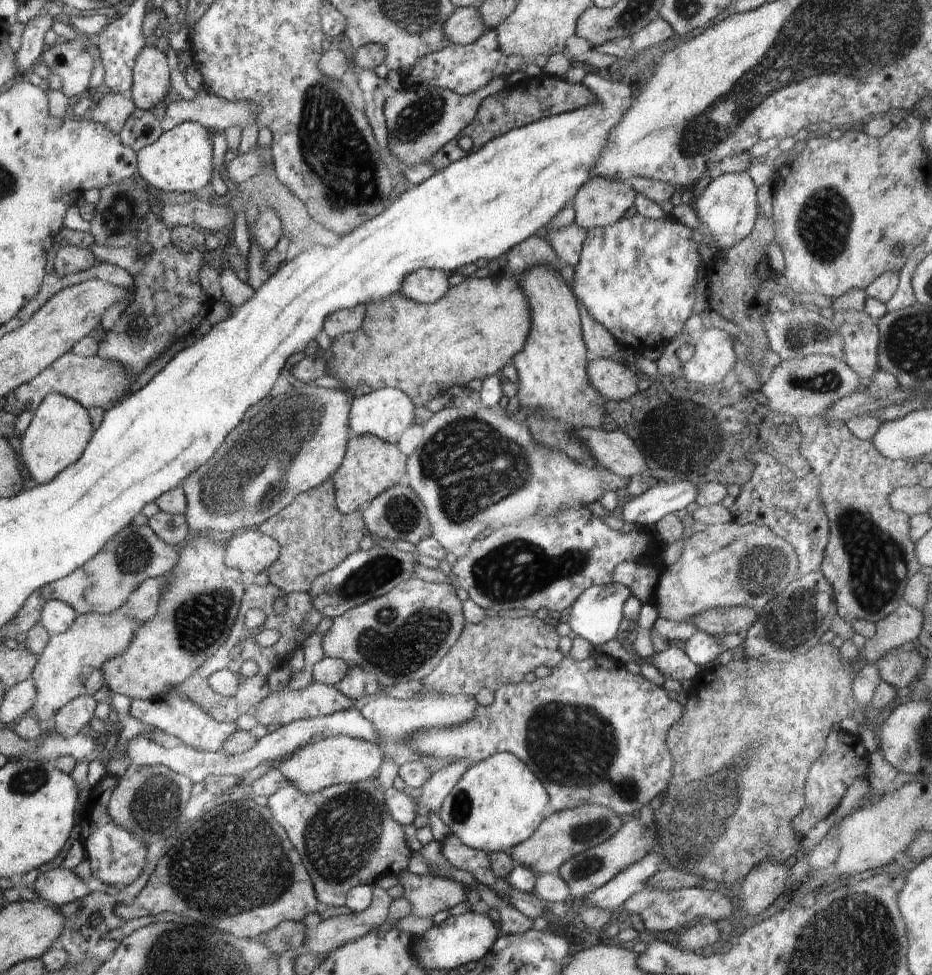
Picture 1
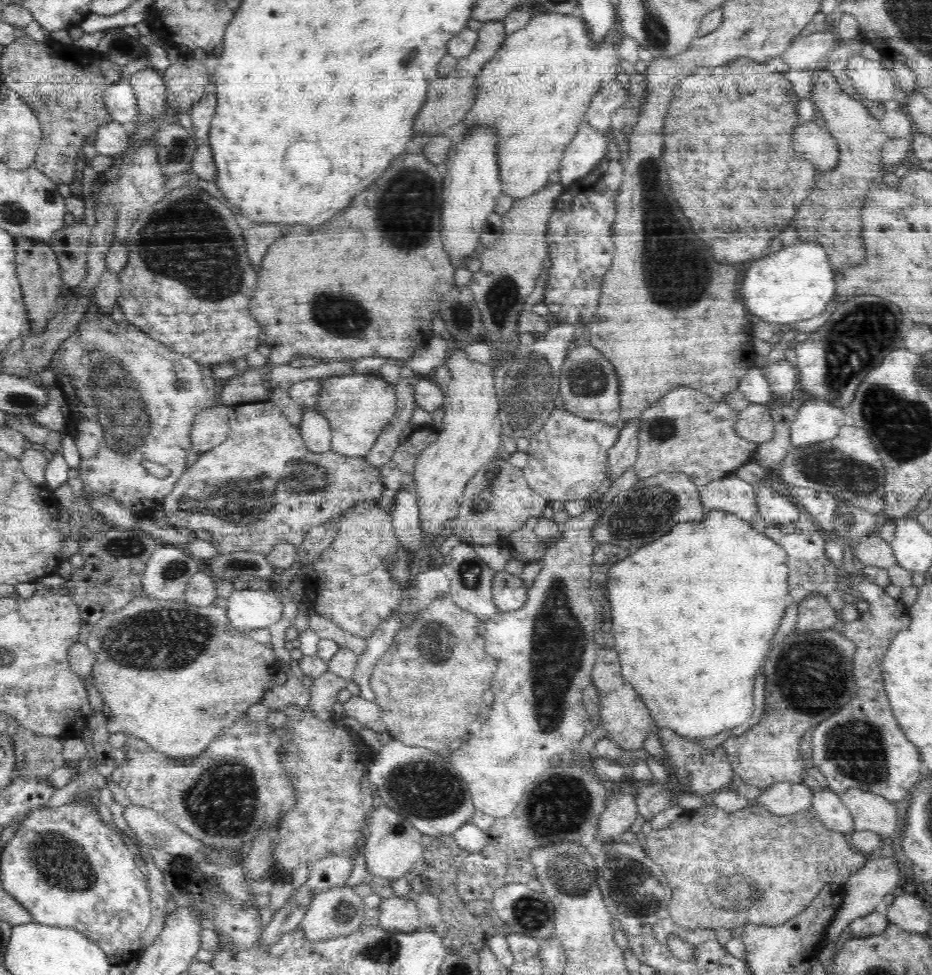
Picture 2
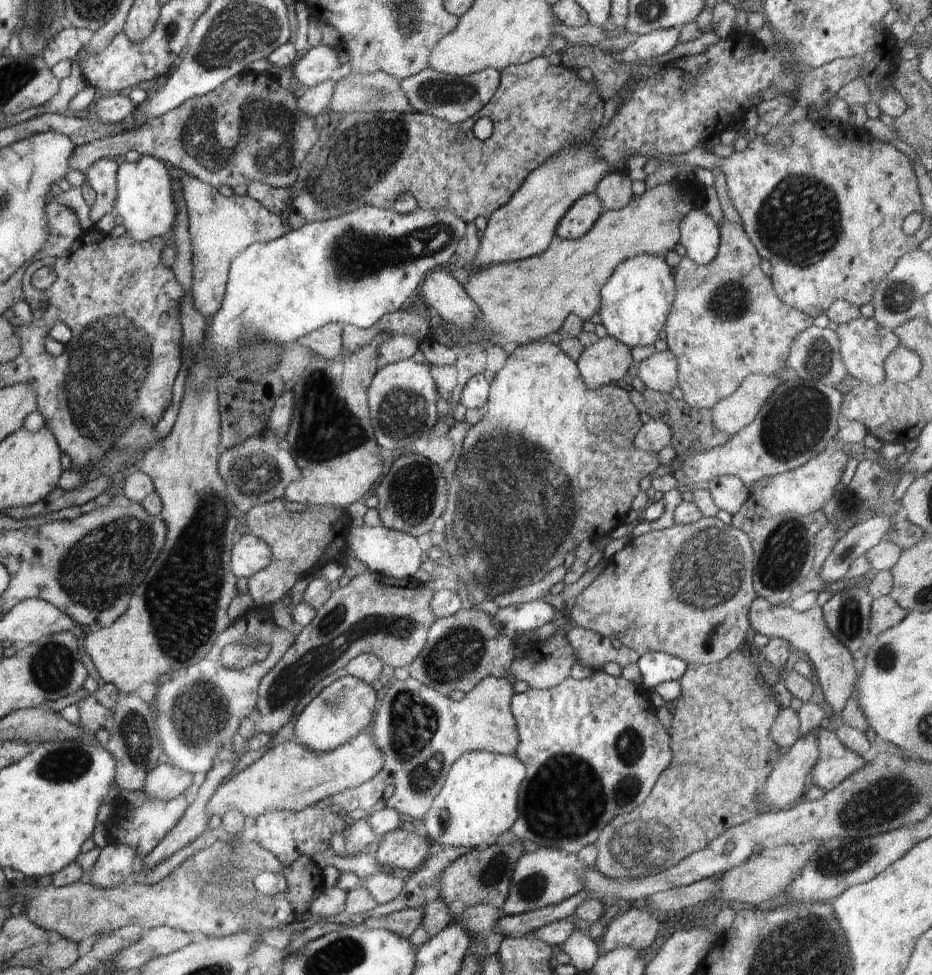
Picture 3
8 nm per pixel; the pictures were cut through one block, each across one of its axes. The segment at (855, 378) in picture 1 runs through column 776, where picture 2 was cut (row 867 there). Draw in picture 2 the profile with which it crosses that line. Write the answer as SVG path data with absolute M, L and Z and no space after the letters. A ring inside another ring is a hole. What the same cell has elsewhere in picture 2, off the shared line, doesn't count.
M379 802L370 812L368 827L370 835L367 836L362 855L368 872L376 878L385 878L389 881L402 878L422 856L423 834L408 823L403 816L394 814L393 810Z

